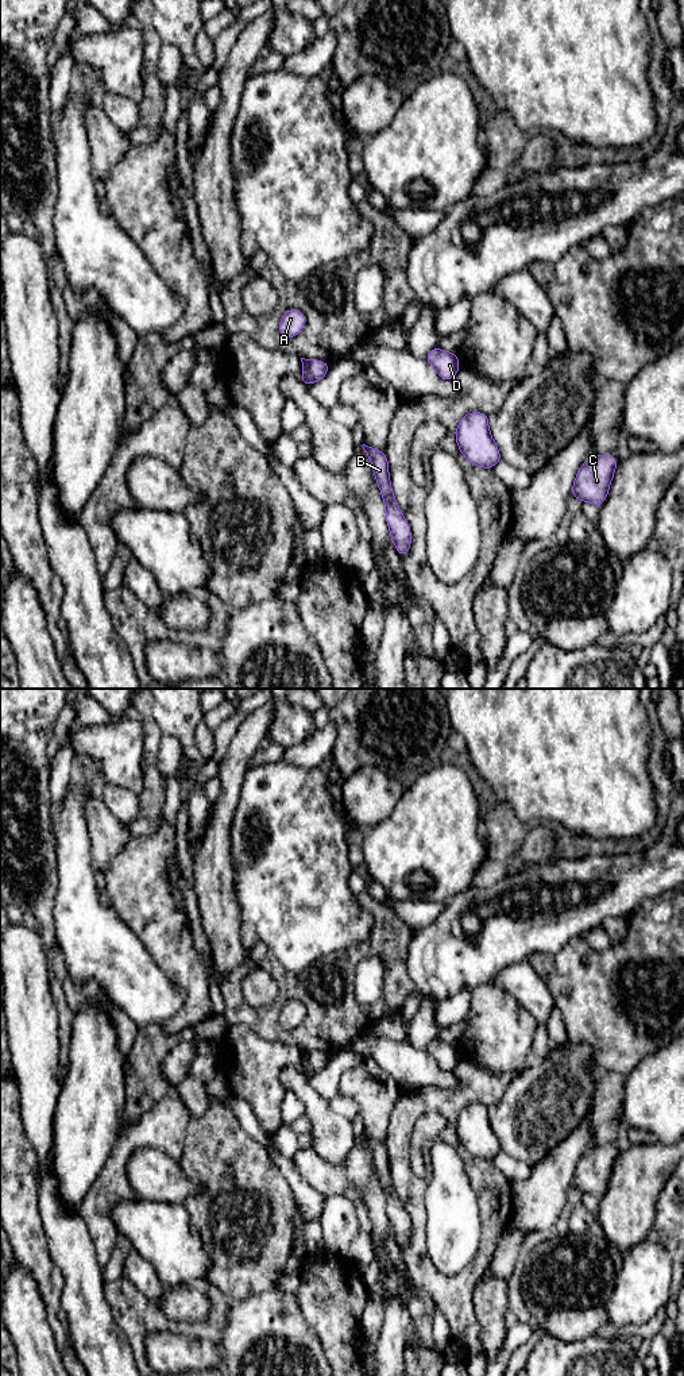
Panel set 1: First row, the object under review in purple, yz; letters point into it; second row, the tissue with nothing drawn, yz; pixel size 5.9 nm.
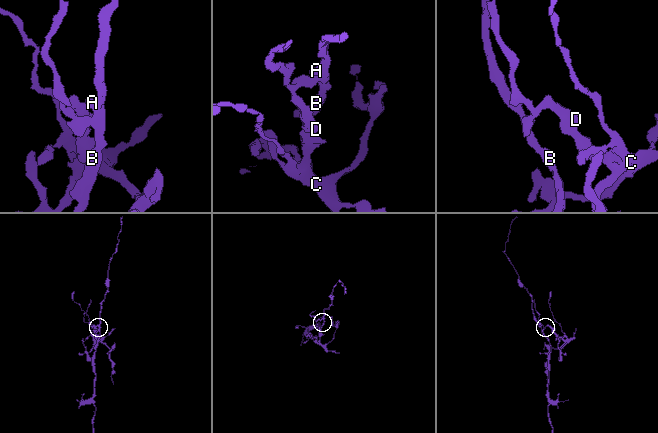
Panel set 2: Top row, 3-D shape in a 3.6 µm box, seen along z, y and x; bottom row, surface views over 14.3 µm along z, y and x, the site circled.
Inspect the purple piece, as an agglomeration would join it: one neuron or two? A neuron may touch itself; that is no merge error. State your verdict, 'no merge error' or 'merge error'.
merge error

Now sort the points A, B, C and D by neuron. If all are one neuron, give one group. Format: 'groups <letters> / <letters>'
groups A B / C D

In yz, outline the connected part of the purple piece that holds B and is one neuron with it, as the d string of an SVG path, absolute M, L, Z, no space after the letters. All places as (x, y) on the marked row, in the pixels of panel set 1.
M366 444L362 447L372 463L372 471L384 501L386 521L391 540L398 550L398 555L405 556L410 551L411 532L410 525L405 520L405 516L402 514L391 489L387 456L380 450L368 447Z

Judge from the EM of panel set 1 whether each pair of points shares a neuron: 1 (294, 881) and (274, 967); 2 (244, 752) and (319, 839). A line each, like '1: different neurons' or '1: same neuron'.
1: different neurons
2: different neurons

